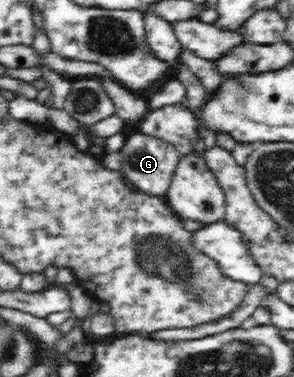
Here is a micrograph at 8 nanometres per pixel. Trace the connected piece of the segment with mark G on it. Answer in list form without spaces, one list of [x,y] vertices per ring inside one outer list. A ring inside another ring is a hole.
[[[138,132],[129,136],[119,151],[123,157],[121,170],[128,181],[146,194],[164,197],[168,187],[170,187],[176,165],[182,157],[176,147],[159,138]]]

